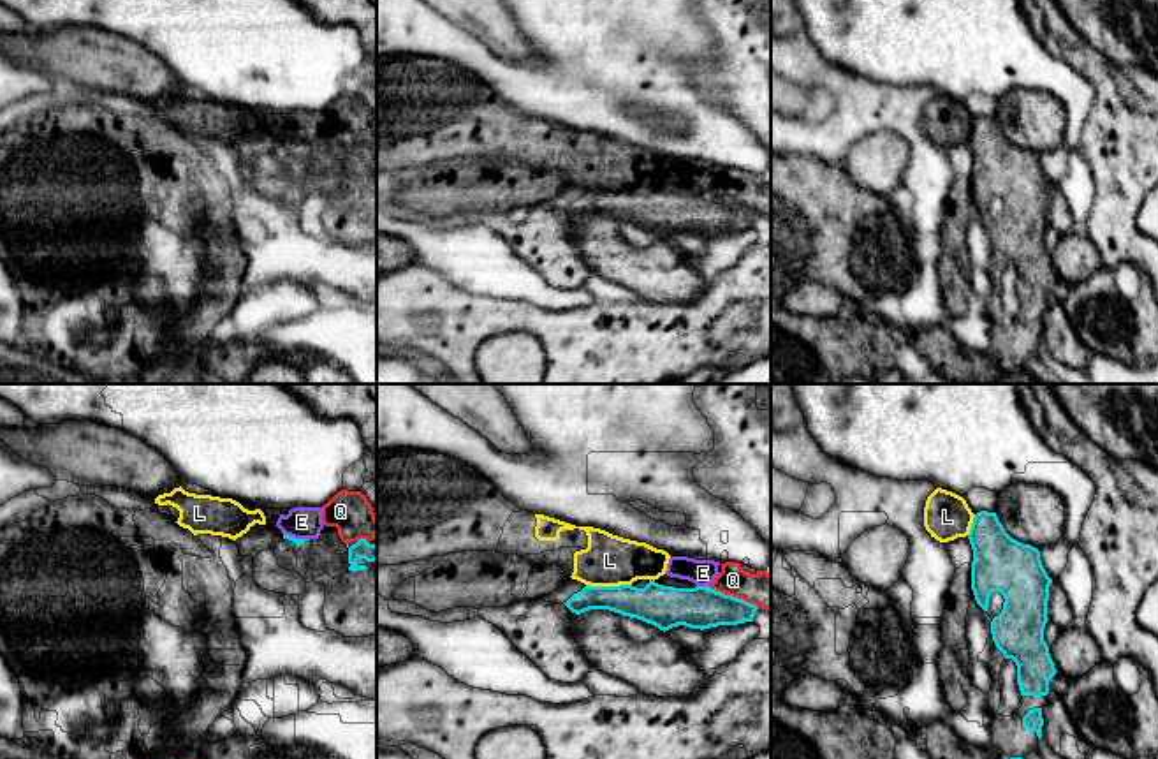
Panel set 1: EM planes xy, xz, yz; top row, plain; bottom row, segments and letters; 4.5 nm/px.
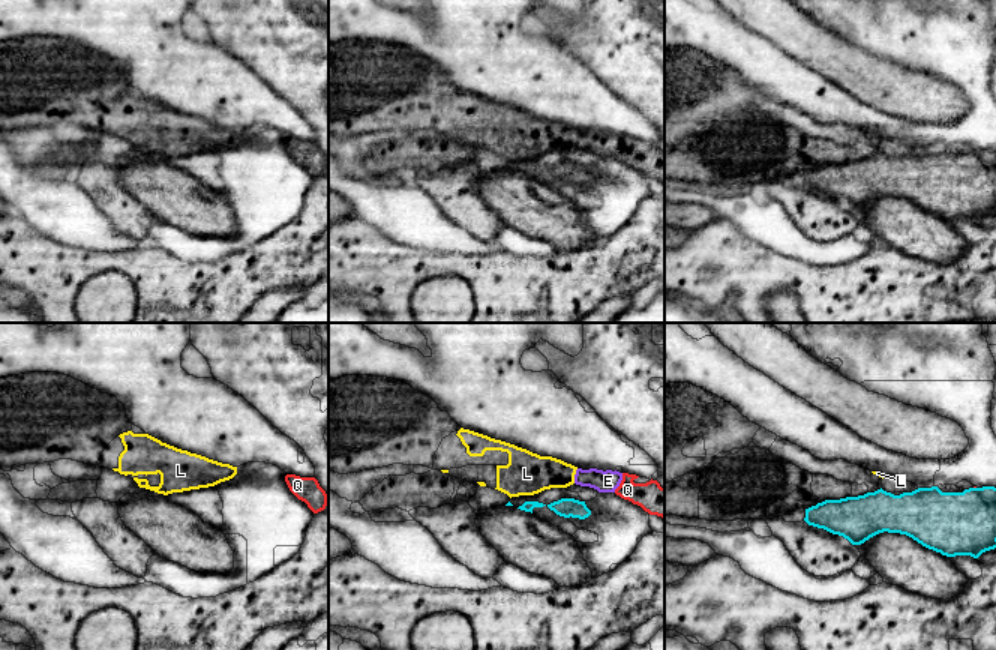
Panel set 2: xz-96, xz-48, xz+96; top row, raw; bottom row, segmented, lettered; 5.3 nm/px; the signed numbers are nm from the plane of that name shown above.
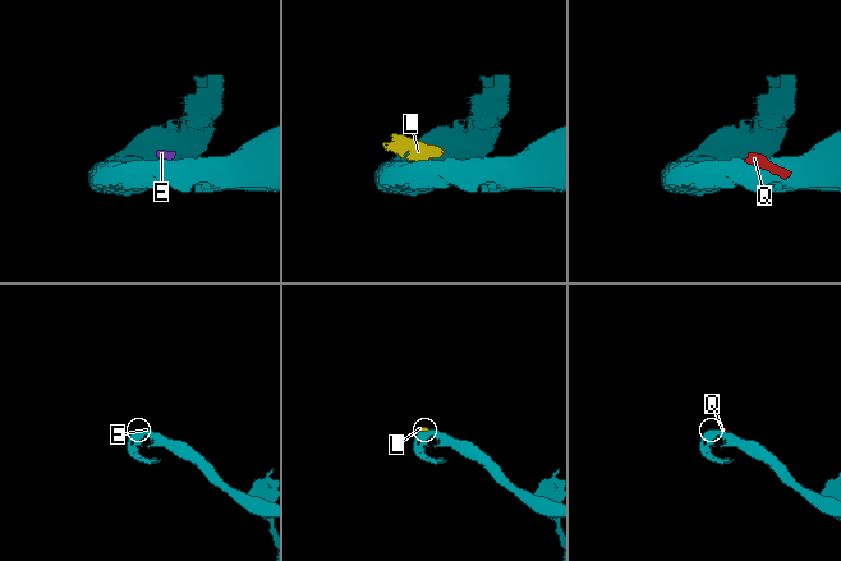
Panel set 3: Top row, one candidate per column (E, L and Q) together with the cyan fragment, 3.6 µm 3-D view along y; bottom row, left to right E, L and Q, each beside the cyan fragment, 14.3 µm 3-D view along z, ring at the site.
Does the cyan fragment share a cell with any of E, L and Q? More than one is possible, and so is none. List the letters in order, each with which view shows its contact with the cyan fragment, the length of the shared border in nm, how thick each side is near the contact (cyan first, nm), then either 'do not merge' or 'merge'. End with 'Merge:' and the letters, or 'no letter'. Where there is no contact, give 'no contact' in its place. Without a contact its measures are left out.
E: xz | 60 nm | 190/120 nm | do not merge
L: xz | 200 nm | 190/240 nm | do not merge
Q: xz | 260 nm | 190/160 nm | do not merge
Merge: no letter

